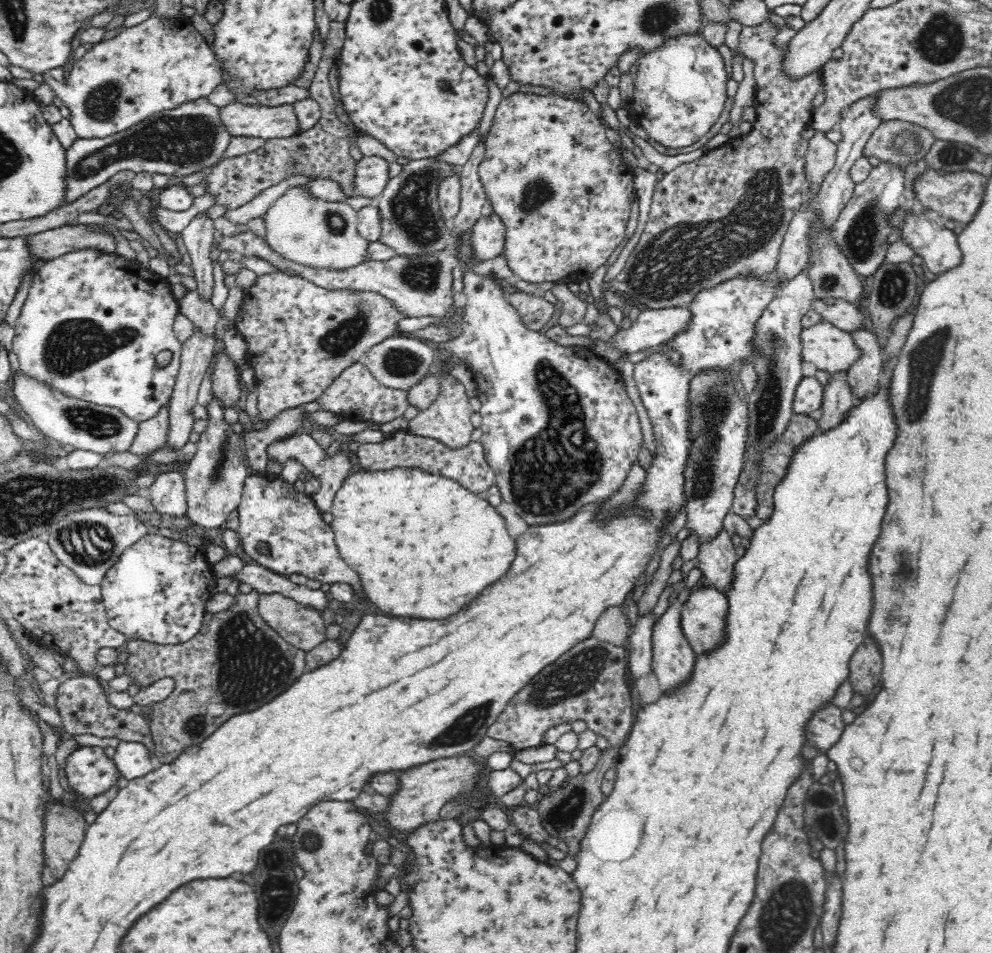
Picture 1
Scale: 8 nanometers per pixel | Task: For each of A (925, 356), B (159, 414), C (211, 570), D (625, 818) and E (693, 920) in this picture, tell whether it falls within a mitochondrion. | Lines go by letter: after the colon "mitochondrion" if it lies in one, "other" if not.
A: mitochondrion
B: other
C: other
D: other
E: other

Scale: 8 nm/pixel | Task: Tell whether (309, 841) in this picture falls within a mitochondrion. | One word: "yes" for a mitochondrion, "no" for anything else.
yes

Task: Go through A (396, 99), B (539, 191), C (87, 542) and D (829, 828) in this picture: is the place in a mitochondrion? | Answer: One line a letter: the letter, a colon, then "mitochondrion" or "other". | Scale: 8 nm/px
A: other
B: mitochondrion
C: mitochondrion
D: mitochondrion

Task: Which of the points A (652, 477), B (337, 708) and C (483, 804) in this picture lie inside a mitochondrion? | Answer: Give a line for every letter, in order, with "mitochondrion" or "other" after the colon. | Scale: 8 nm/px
A: other
B: other
C: other

